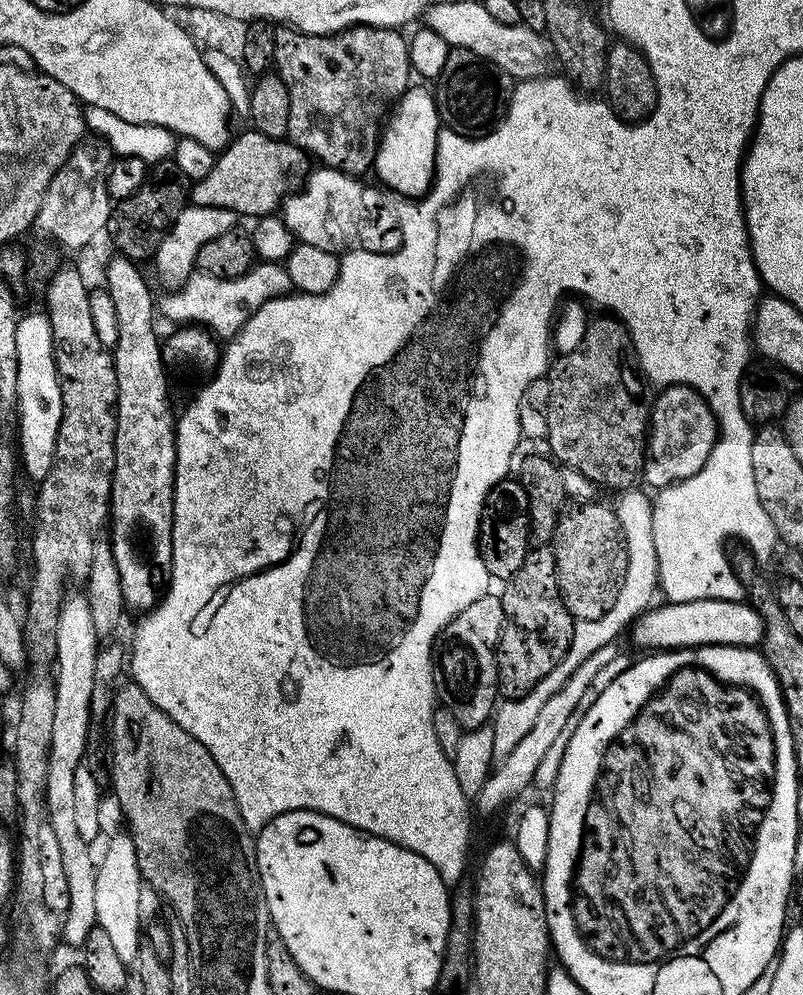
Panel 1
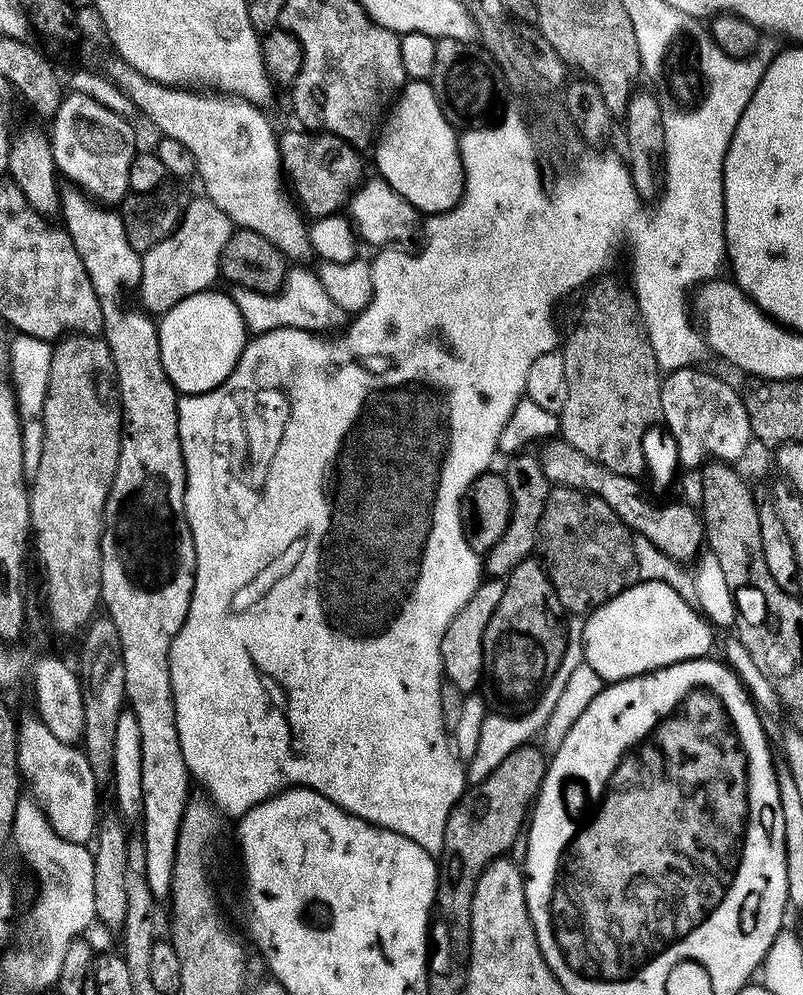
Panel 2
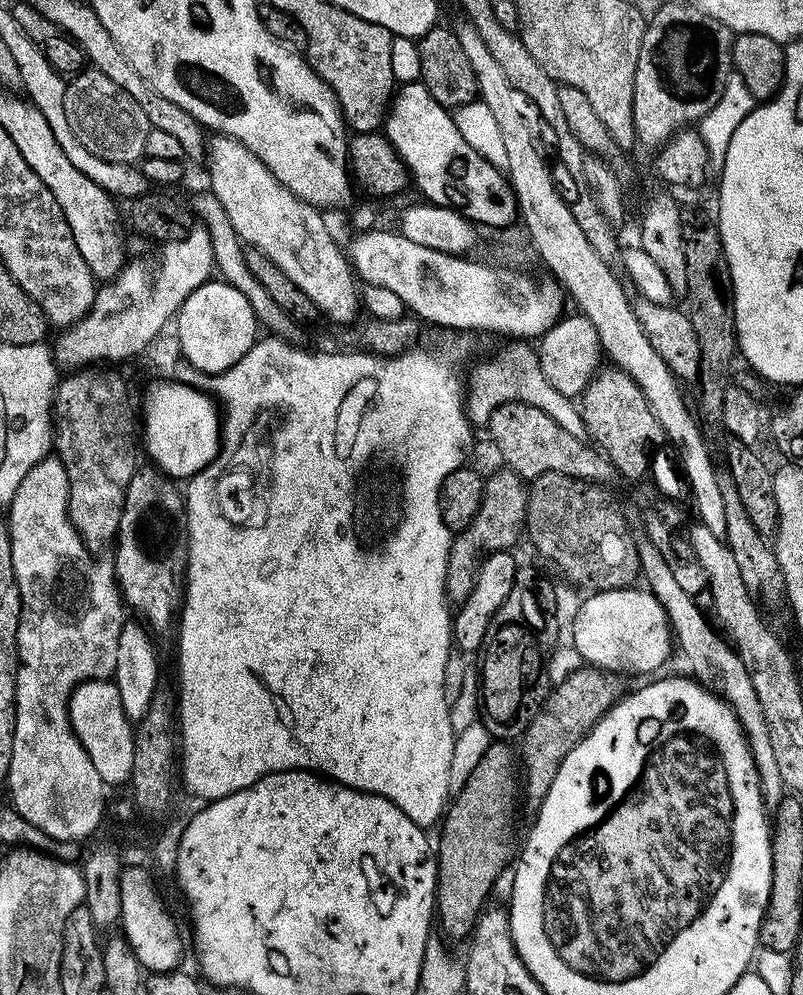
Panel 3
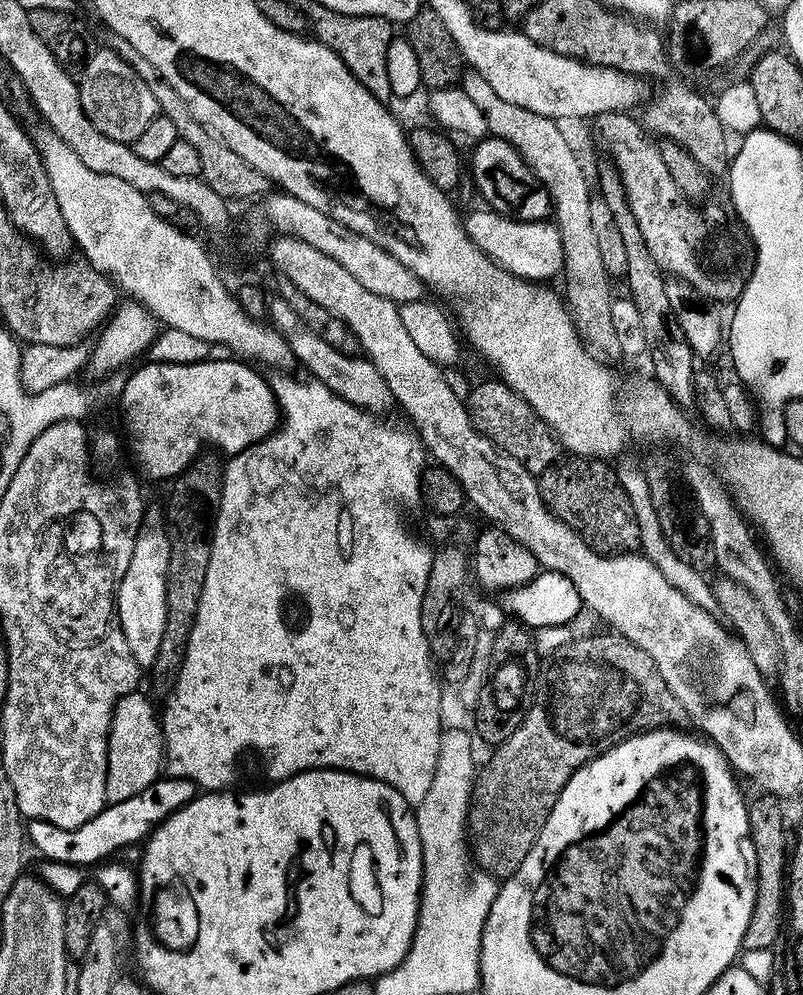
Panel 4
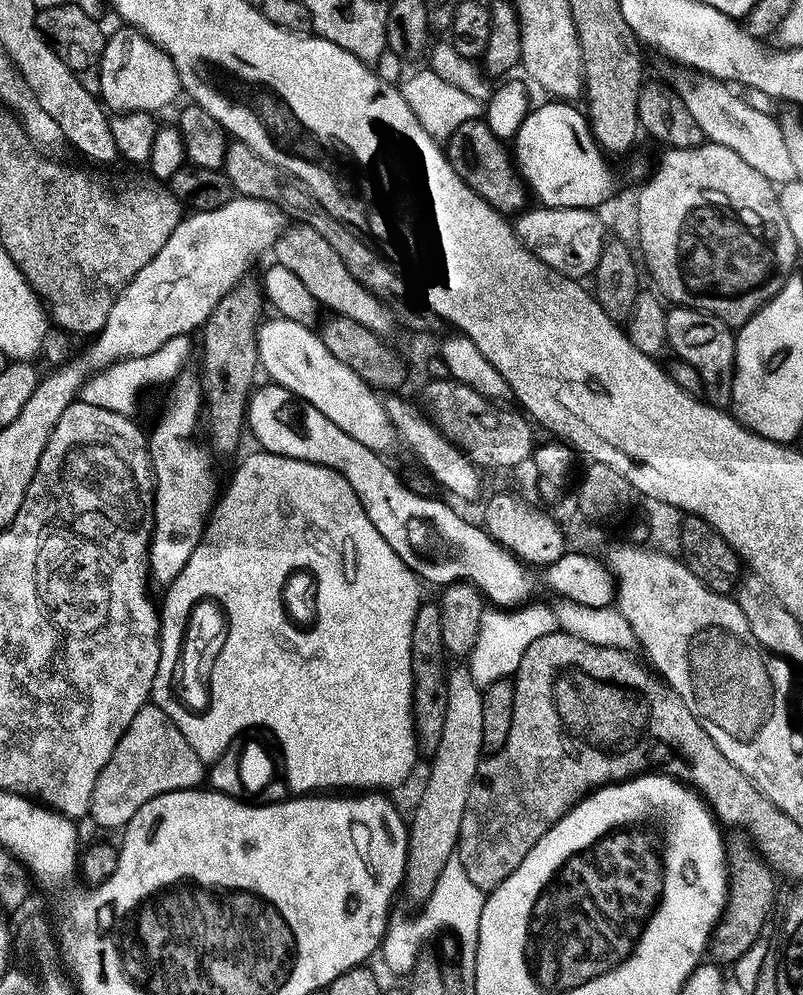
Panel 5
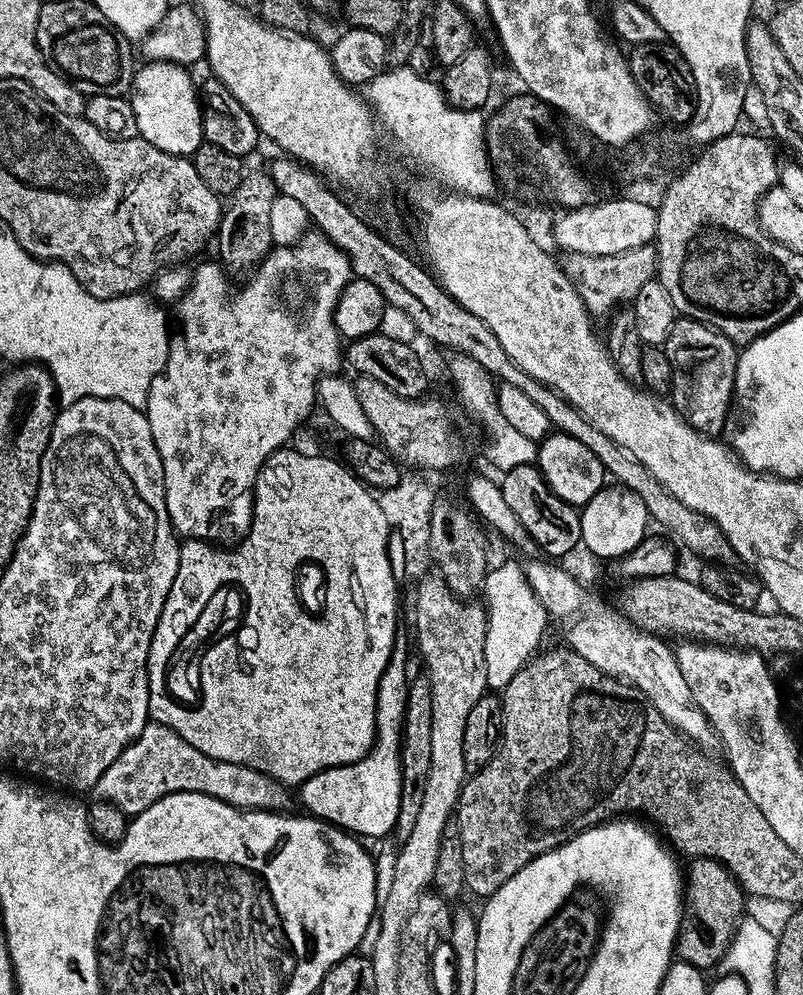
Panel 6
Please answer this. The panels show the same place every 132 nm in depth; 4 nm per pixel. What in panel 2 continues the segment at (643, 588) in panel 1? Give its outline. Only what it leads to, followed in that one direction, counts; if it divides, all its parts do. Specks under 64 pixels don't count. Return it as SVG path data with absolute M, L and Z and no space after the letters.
M572 618L567 621L566 635L568 645L564 647L562 654L562 662L558 662L558 670L554 670L554 674L550 678L550 682L545 686L540 697L535 704L526 712L519 714L490 714L485 715L480 721L481 734L478 739L478 748L474 751L471 758L471 767L487 770L502 763L502 758L506 758L506 754L512 754L514 750L518 750L523 744L535 741L535 736L543 730L548 724L548 719L556 712L556 707L560 704L560 699L564 696L564 691L568 688L568 683L572 680L572 675L576 672L576 667L583 665L583 626L584 620L580 618Z

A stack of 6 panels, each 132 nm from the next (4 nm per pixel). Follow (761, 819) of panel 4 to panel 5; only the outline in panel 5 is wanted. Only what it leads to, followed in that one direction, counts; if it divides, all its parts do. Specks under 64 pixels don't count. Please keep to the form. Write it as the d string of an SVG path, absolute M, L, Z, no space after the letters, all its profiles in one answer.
M736 830L725 839L725 853L728 861L728 898L724 912L712 932L709 941L709 959L717 965L736 963L742 954L761 939L764 926L776 898L775 873L758 855L747 833Z

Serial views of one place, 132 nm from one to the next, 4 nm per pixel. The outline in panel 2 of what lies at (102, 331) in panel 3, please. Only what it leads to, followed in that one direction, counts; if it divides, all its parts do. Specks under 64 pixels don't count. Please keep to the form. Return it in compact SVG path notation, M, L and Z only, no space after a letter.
M207 198L189 199L184 205L180 225L158 246L143 253L142 278L138 289L139 303L149 314L163 314L190 295L211 289L220 276L220 259L226 242L232 236L232 220Z

